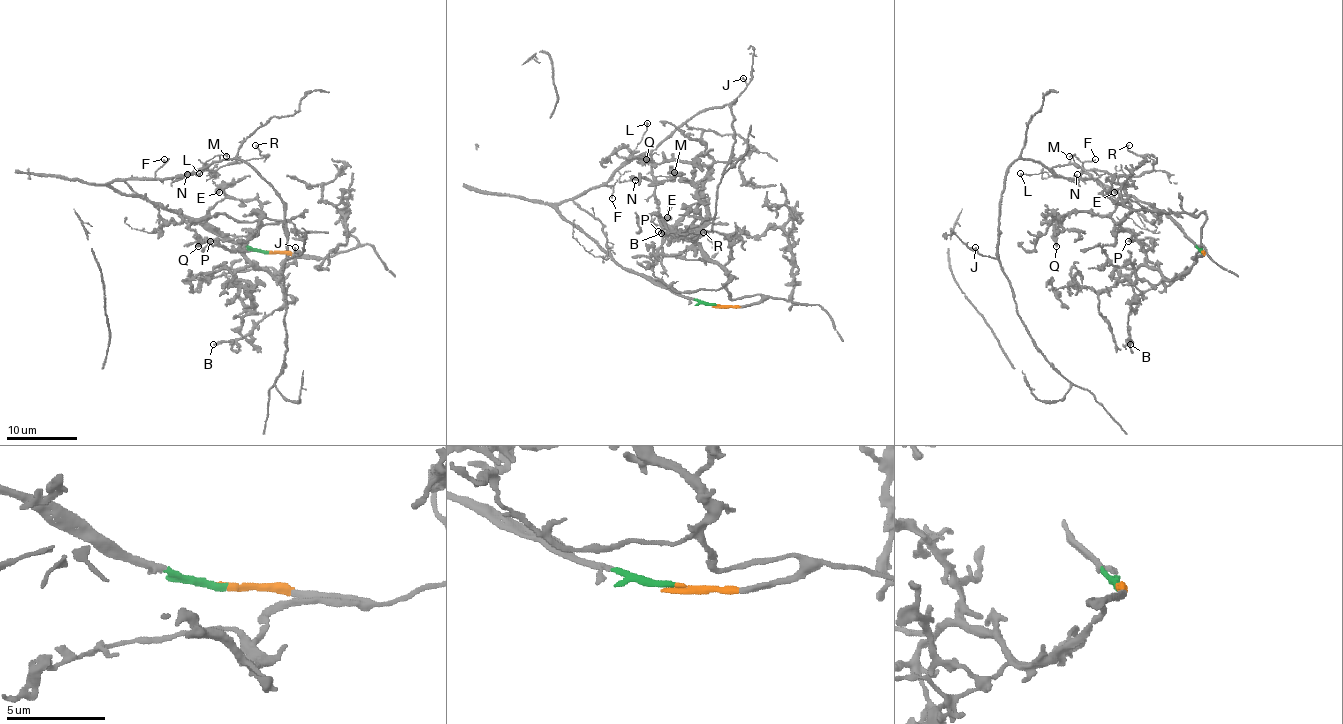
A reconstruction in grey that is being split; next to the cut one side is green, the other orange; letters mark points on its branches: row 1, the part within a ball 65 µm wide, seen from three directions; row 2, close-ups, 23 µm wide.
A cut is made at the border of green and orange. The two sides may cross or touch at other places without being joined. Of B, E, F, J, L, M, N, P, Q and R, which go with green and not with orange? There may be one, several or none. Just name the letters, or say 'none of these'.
F, J, L, M, N, R

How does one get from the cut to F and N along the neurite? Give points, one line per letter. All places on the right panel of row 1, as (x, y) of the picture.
F: (1201, 252), (1163, 211), (1081, 176), (1085, 162), (1096, 158)
N: (1201, 252), (1163, 211), (1134, 197), (1120, 196), (1099, 181), (1069, 178), (1076, 183), (1076, 174)

